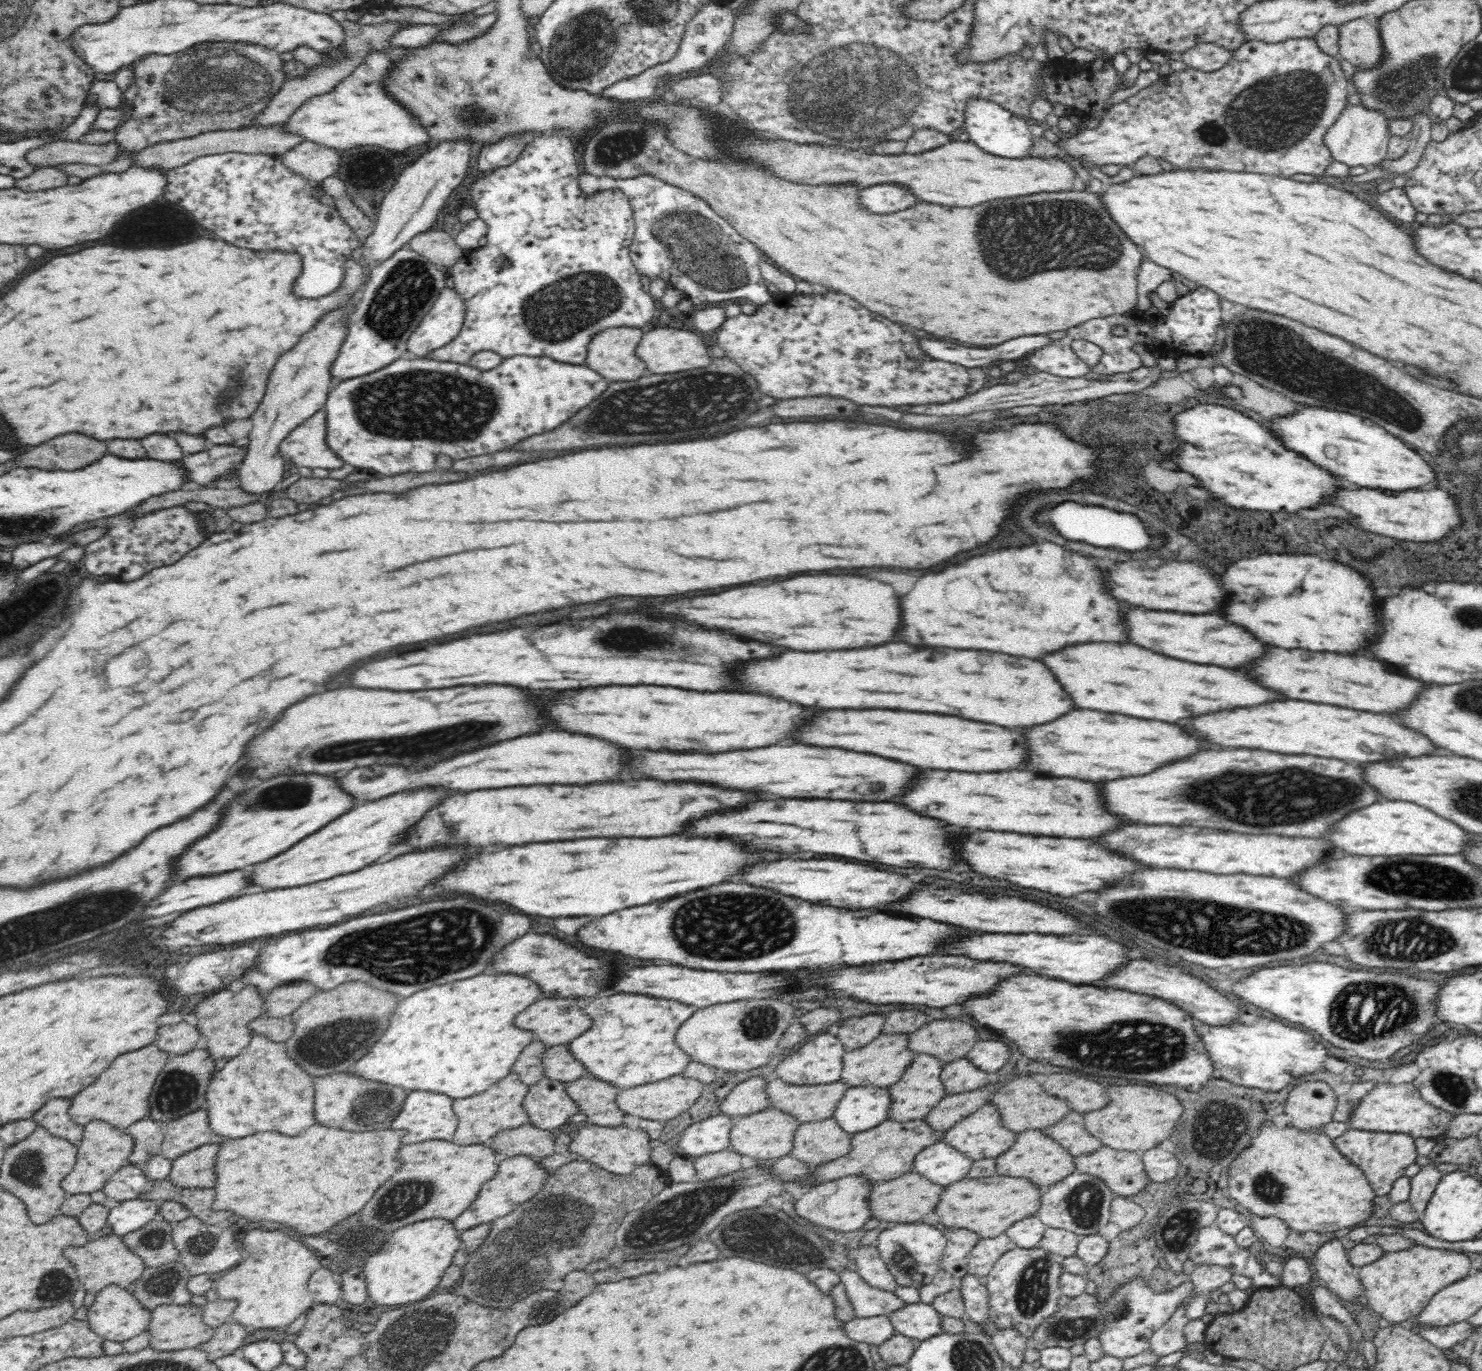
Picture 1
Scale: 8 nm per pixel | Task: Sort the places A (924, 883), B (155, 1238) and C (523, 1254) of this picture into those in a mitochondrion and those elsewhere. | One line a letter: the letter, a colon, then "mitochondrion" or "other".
A: other
B: mitochondrion
C: mitochondrion

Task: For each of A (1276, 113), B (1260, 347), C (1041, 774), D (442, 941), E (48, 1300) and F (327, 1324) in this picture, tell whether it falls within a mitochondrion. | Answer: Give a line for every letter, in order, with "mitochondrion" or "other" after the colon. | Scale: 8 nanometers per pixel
A: mitochondrion
B: mitochondrion
C: other
D: mitochondrion
E: mitochondrion
F: other

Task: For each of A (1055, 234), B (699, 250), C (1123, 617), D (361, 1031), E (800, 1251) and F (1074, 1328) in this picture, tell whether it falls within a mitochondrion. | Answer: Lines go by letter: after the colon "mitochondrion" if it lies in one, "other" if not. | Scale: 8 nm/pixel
A: mitochondrion
B: mitochondrion
C: other
D: mitochondrion
E: mitochondrion
F: mitochondrion

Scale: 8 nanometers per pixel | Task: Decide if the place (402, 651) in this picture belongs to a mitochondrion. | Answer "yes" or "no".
no

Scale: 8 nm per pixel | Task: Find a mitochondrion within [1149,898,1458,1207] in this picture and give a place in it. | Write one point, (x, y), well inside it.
(1383, 1003)

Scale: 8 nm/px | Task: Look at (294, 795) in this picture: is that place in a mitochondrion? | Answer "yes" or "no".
yes

